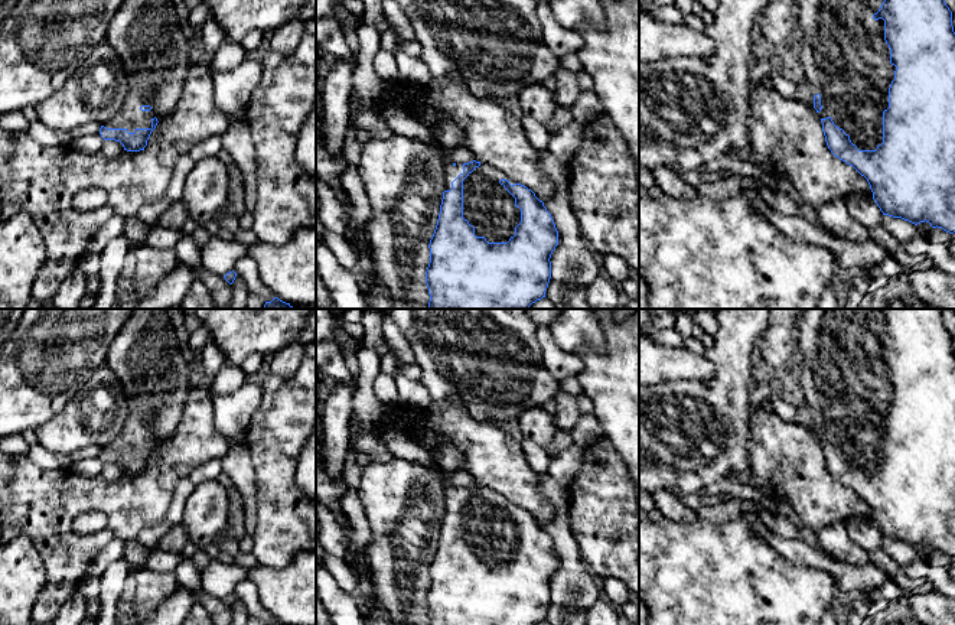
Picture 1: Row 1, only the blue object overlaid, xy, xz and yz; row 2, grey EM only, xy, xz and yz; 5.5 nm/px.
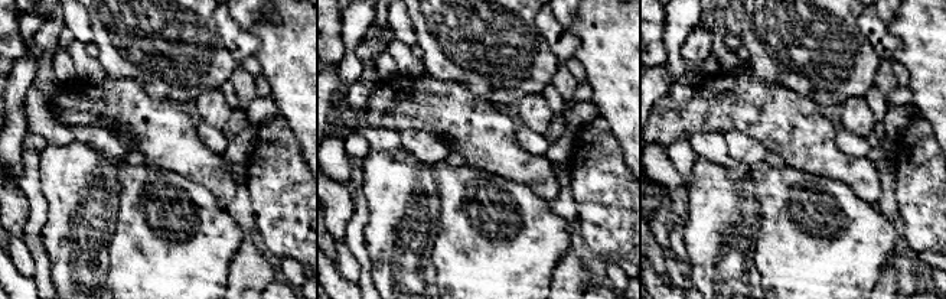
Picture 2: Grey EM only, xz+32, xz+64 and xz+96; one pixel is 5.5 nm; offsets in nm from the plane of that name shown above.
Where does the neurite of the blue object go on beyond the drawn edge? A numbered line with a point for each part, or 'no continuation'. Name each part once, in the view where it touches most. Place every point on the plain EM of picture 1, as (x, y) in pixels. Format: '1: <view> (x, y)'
1: yz (846, 383)

